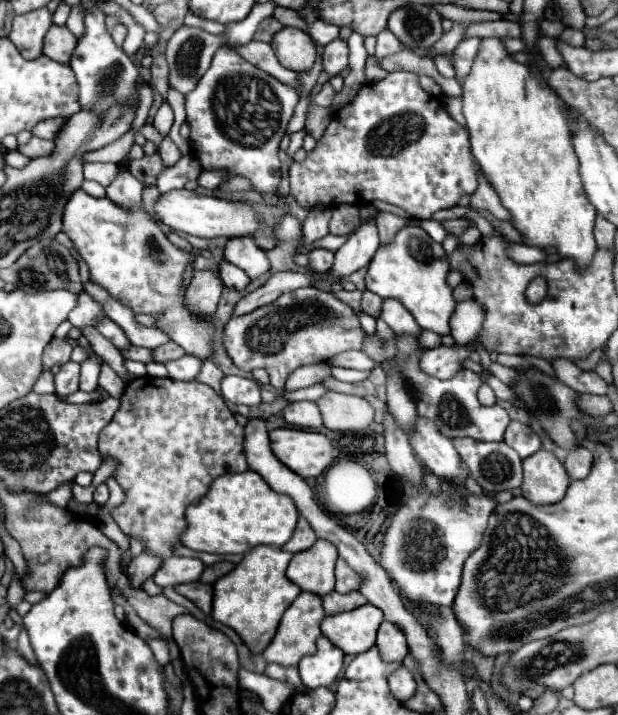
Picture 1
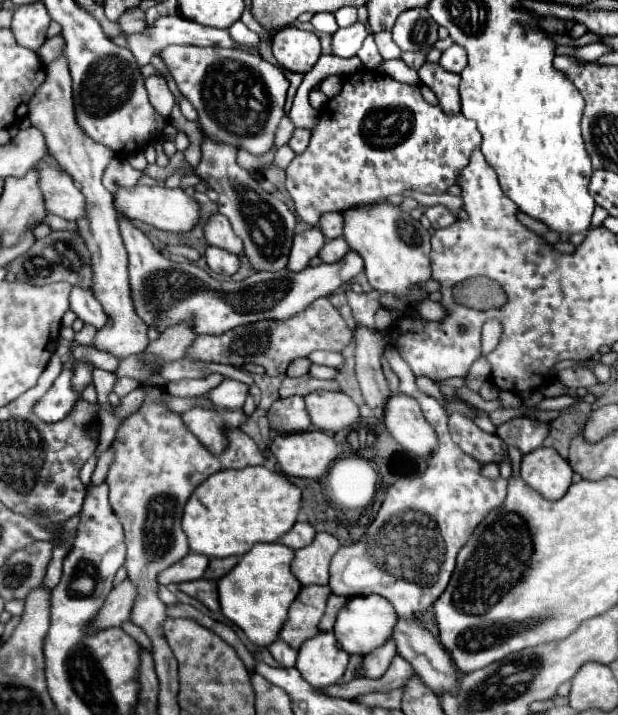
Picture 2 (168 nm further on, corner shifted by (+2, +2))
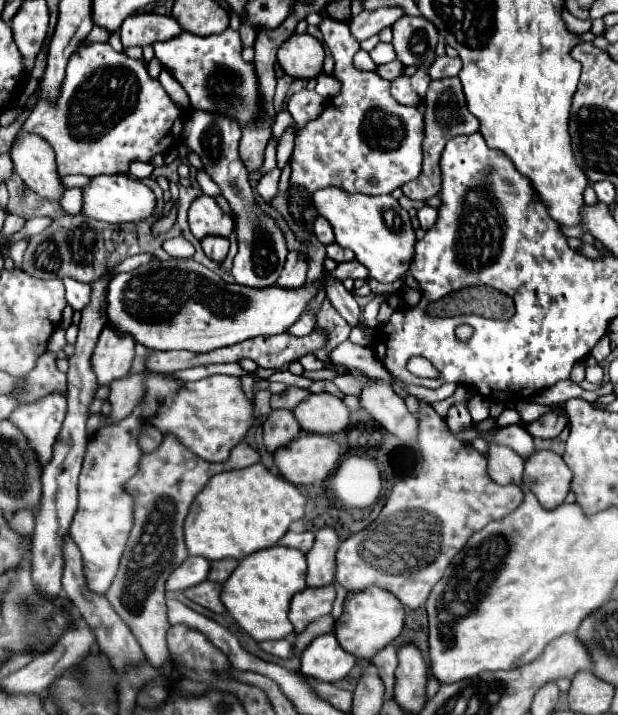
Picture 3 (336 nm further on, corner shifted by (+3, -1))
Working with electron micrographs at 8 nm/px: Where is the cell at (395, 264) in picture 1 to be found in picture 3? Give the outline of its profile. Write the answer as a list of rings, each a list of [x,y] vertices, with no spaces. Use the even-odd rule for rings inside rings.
[[[325,187],[313,193],[313,207],[317,215],[331,223],[335,241],[345,249],[353,249],[355,257],[369,269],[373,279],[379,283],[395,283],[407,275],[417,239],[407,211],[397,203],[395,197],[371,197],[363,193],[347,193],[339,187]]]

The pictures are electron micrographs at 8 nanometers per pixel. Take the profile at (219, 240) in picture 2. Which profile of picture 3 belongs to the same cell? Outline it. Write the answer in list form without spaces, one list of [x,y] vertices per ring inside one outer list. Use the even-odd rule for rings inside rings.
[[[201,195],[189,207],[189,227],[197,239],[203,239],[205,235],[229,237],[233,231],[233,219],[223,213],[213,197]]]

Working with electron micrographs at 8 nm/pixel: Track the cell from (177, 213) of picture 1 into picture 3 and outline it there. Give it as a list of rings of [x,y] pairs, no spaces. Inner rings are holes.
[[[95,175],[81,191],[83,191],[81,213],[107,223],[139,221],[153,215],[155,209],[153,191],[147,185],[143,185],[139,179],[133,179],[129,175]]]

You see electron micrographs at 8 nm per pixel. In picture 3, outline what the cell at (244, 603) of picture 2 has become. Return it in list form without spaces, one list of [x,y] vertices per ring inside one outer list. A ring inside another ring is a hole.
[[[269,547],[267,551],[255,551],[239,561],[233,575],[225,581],[221,601],[233,619],[255,639],[285,639],[293,633],[293,625],[289,621],[289,603],[291,597],[303,591],[305,585],[307,563],[305,555],[297,549],[289,547]]]

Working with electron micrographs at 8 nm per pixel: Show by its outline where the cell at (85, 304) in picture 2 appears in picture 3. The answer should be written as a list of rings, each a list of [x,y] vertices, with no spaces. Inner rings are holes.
[[[63,277],[61,279],[63,285],[65,285],[65,299],[67,303],[75,309],[75,311],[81,311],[81,307],[85,307],[85,303],[89,301],[89,291],[91,287],[85,285],[85,283],[79,283],[71,277]]]

